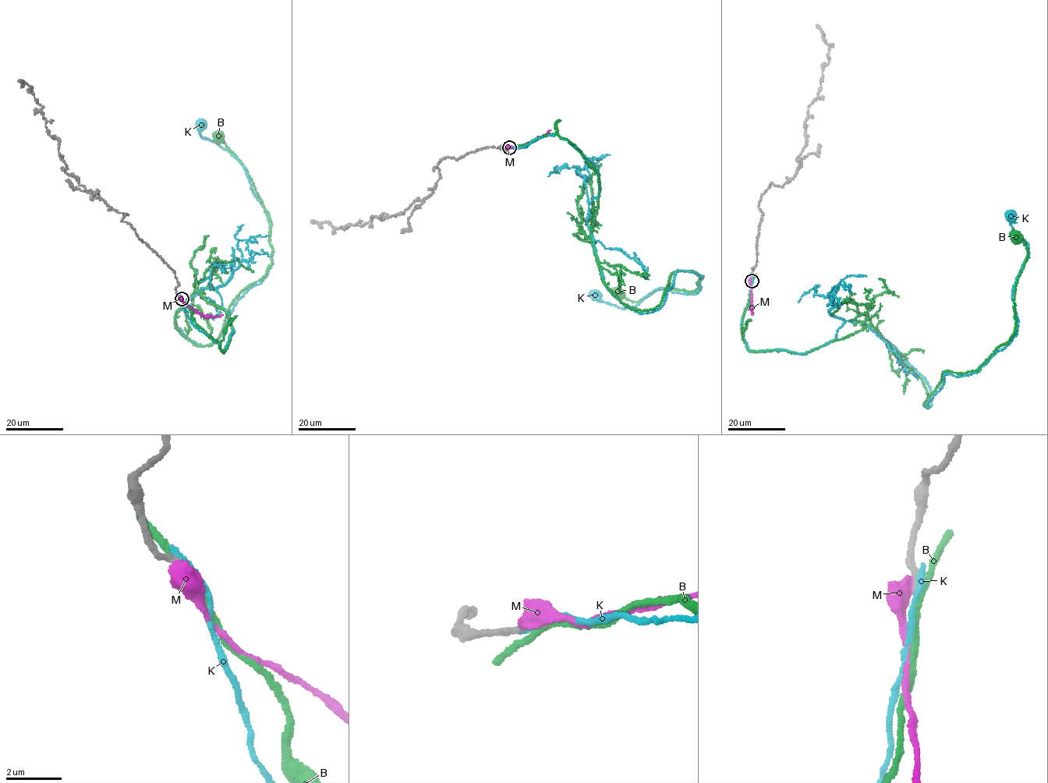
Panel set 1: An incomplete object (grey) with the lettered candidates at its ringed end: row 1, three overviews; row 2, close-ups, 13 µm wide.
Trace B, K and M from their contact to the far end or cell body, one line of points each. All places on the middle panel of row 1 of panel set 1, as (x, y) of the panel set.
B: (509, 147), (556, 134), (597, 172), (590, 237), (629, 307), (700, 275), (618, 293)
K: (508, 147), (557, 135), (598, 171), (588, 226), (632, 310), (702, 276), (626, 308), (595, 296)
M: (508, 147), (535, 140), (550, 129)

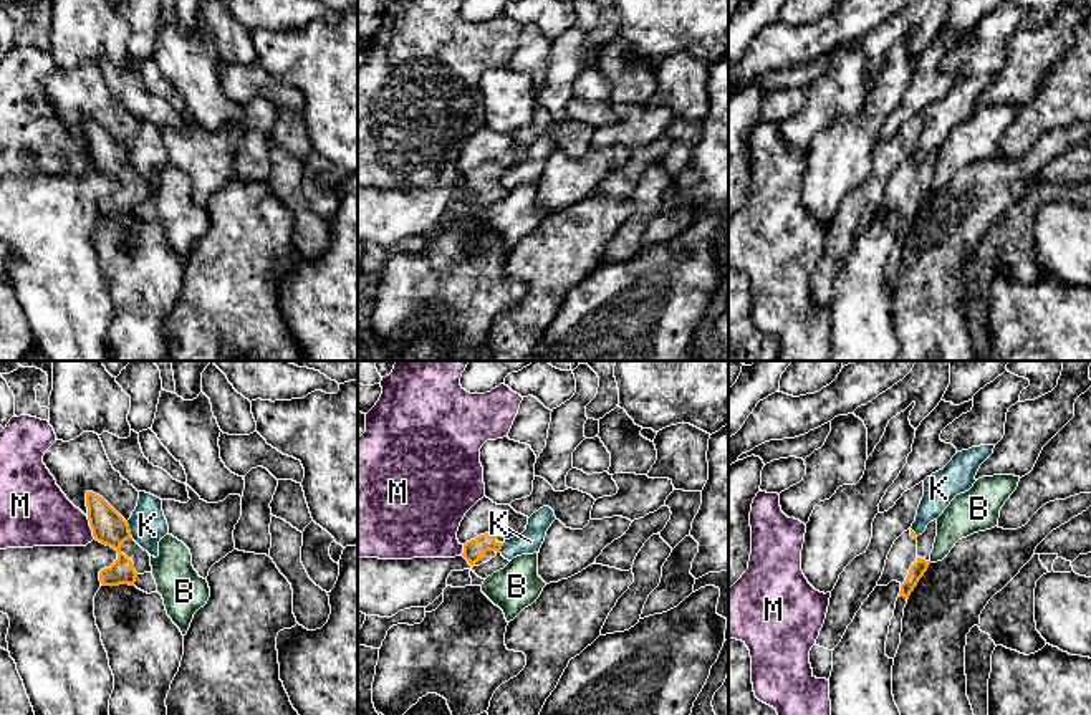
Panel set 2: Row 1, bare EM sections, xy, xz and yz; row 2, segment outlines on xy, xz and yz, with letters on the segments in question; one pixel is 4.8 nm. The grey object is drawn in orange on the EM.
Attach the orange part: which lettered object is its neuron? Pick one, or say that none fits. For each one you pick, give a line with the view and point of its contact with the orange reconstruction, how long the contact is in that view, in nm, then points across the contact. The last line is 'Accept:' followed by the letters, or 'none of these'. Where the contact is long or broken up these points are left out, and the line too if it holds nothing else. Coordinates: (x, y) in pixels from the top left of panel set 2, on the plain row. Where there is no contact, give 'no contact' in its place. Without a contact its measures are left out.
Accept: none of these

